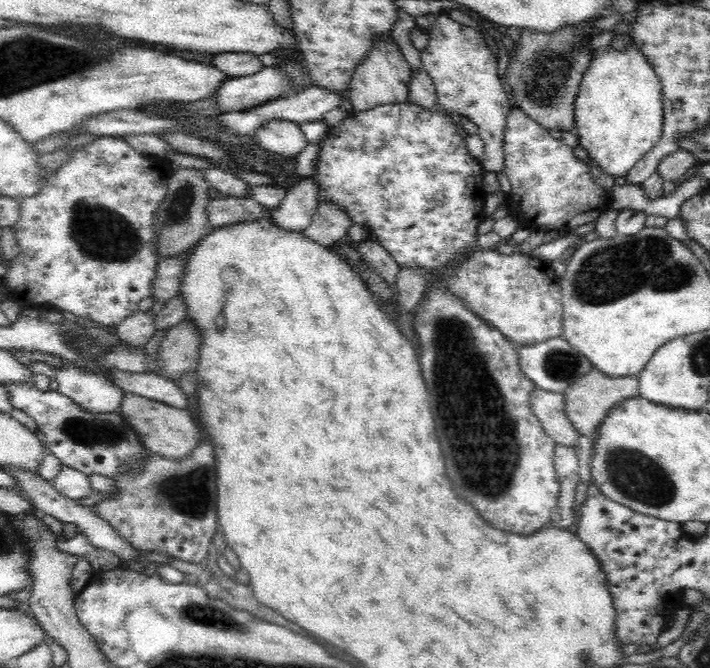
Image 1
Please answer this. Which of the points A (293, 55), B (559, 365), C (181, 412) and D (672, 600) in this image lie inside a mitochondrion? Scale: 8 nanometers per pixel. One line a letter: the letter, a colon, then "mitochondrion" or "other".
A: other
B: mitochondrion
C: other
D: other

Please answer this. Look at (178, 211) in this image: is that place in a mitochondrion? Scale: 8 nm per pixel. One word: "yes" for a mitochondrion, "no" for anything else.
yes

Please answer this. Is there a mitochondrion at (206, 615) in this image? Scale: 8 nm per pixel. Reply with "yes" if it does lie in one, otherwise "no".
yes

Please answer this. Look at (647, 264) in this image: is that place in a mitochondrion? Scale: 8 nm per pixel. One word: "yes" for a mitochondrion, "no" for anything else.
yes

